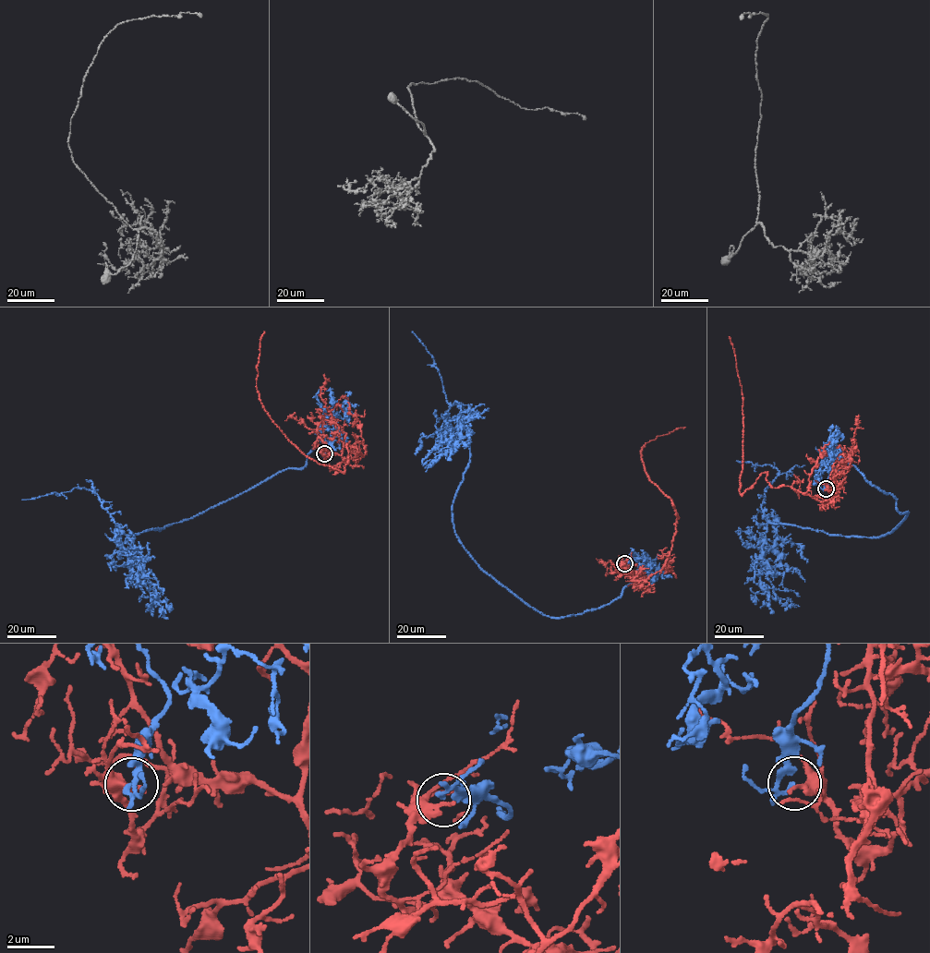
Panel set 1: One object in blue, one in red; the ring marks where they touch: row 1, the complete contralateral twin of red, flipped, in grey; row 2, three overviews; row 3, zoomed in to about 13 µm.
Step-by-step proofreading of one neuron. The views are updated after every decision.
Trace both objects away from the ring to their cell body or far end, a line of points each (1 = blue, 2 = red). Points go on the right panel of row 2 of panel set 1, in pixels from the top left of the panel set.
1: (826, 488), (827, 464), (847, 463), (908, 513), (879, 537), (770, 523), (761, 504), (778, 469), (737, 461)
2: (826, 488), (835, 495), (826, 507), (789, 487), (772, 488), (765, 472), (741, 494), (742, 395), (729, 337)

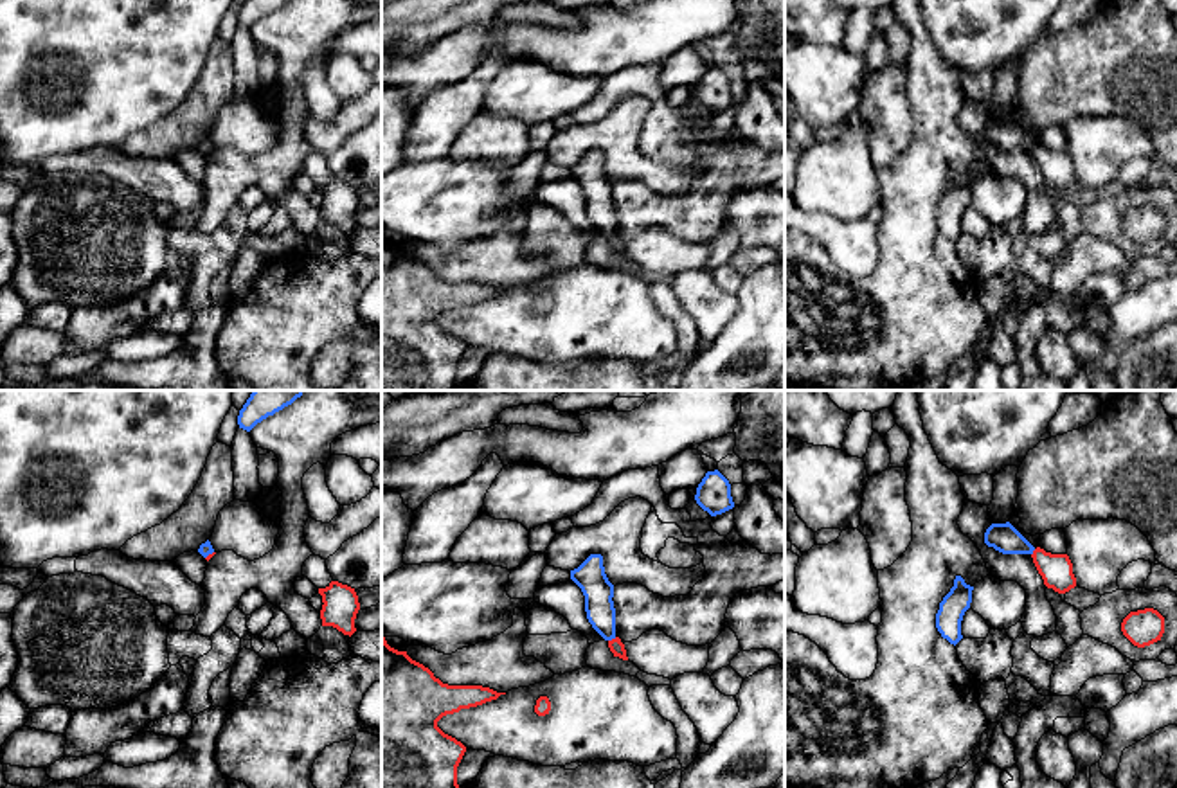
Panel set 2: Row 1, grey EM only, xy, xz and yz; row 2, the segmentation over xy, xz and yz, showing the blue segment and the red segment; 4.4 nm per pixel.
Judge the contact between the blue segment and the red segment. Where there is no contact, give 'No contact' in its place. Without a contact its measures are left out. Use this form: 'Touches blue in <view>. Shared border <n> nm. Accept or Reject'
Touches blue in xz. Shared border 40 nm. Reject

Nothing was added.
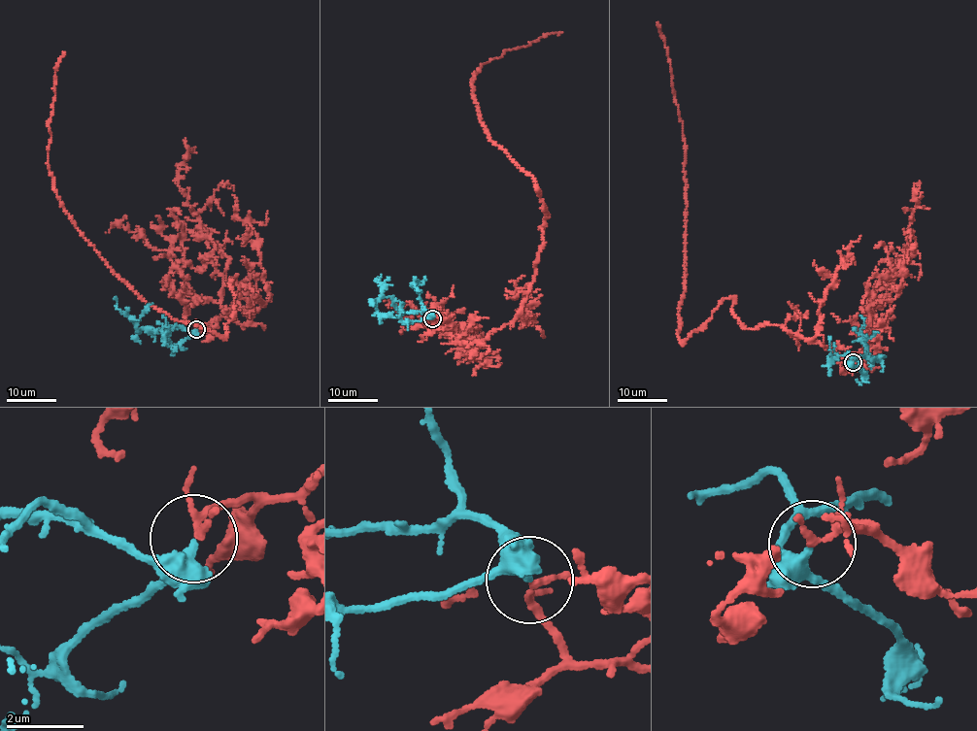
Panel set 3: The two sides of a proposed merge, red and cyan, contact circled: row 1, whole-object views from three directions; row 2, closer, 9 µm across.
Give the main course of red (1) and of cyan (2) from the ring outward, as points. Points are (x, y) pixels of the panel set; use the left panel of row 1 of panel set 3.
1: (195, 329), (245, 325), (262, 303), (230, 281), (226, 334), (180, 321), (78, 228), (49, 168), (65, 52)
2: (195, 329), (189, 332), (165, 327), (163, 330), (138, 332), (135, 320), (116, 307), (116, 297)

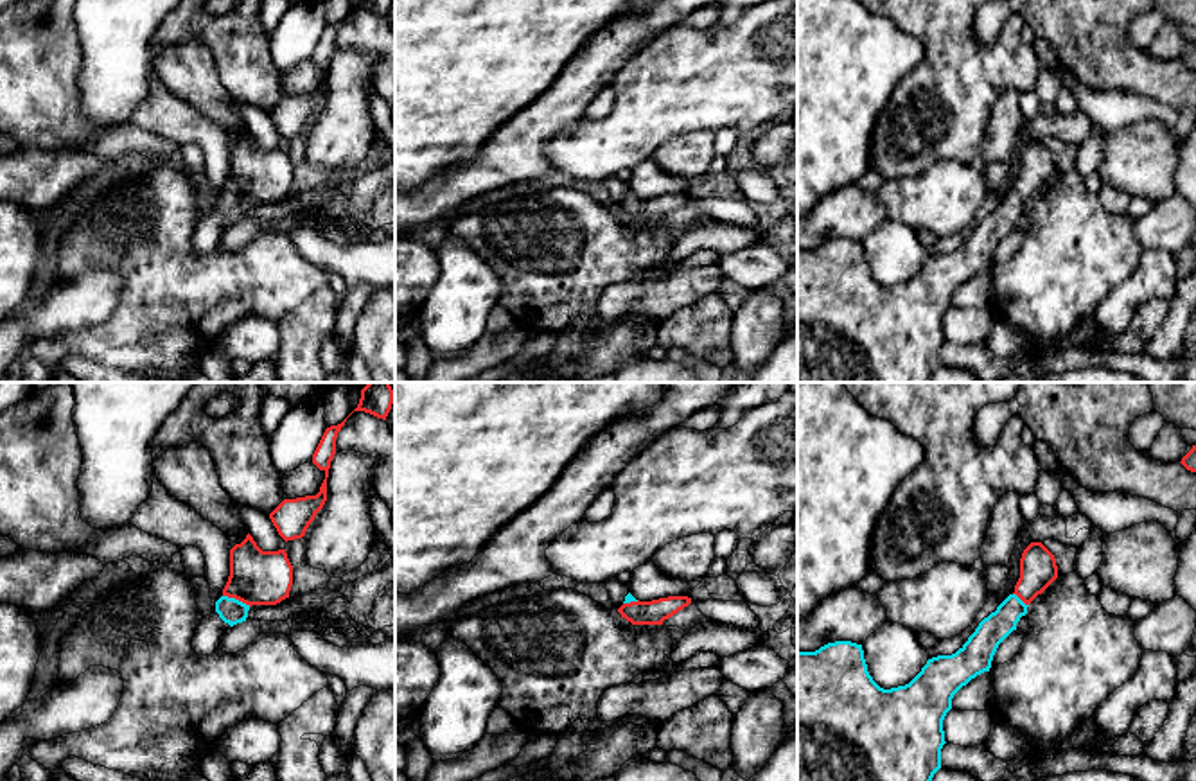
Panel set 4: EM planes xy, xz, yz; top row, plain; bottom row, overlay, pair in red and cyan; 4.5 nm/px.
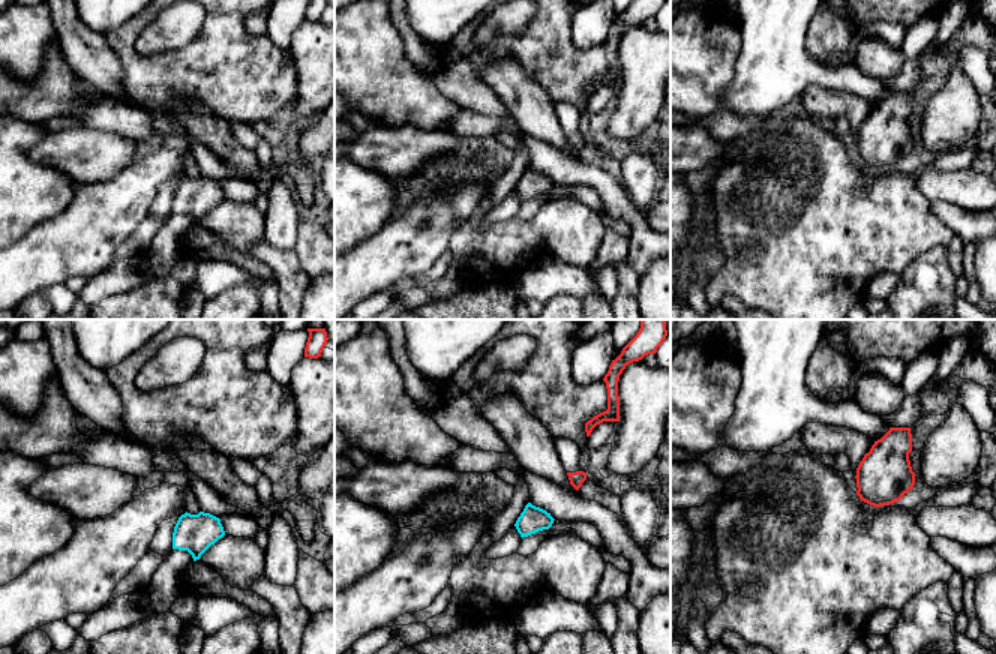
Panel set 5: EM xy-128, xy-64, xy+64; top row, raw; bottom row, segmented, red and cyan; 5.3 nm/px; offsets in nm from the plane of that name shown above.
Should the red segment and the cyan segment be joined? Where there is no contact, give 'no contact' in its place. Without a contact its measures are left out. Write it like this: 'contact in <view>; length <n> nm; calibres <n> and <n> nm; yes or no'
contact in xy; length 140 nm; calibres 240 and 120 nm; yes

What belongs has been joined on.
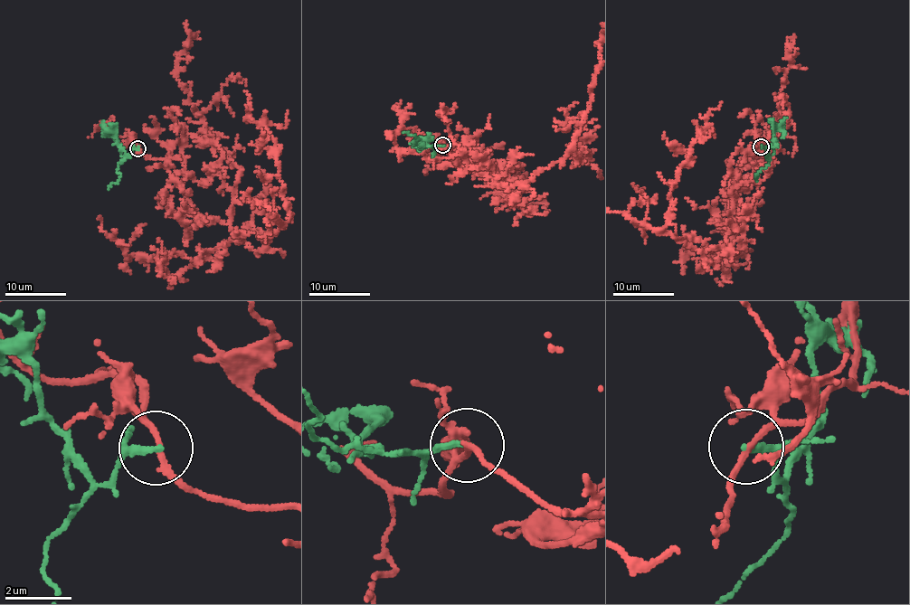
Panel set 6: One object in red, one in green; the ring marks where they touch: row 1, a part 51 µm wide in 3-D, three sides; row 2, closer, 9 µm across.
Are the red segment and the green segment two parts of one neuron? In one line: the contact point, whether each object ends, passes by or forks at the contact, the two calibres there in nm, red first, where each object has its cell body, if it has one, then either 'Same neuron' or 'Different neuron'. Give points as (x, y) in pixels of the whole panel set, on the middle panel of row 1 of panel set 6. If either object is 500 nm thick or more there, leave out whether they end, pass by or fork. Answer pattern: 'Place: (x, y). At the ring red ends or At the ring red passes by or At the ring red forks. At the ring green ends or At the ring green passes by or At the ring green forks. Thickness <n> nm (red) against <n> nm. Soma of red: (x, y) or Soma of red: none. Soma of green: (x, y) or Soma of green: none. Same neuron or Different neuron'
Place: (442, 145). At the ring red passes by. At the ring green ends. Thickness 170 nm (red) against 190 nm. Soma of red: none. Soma of green: none. Different neuron

